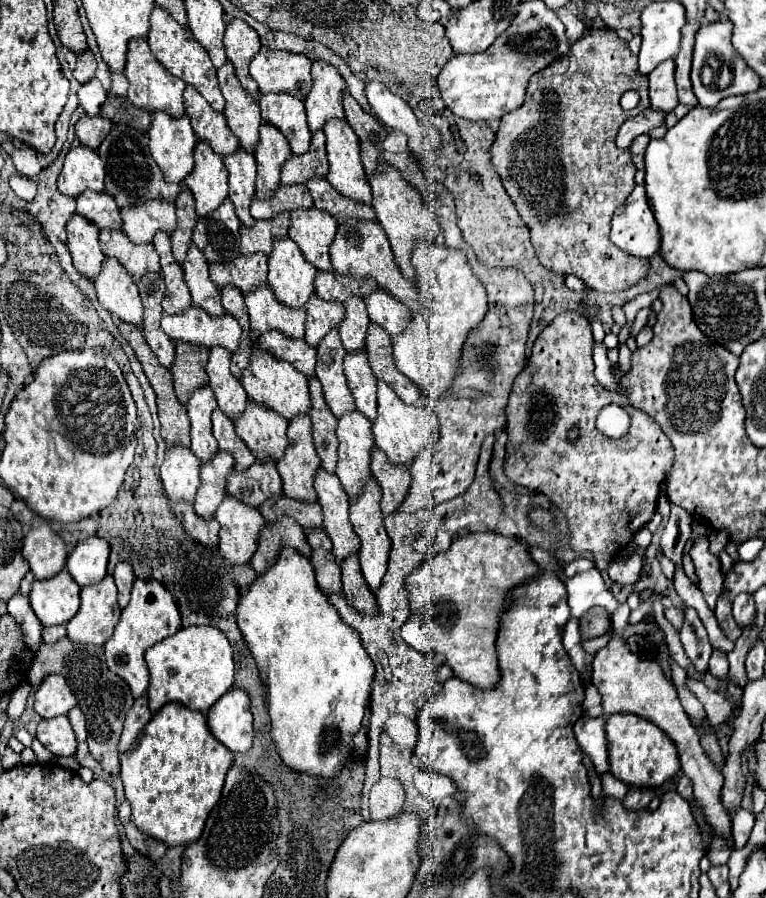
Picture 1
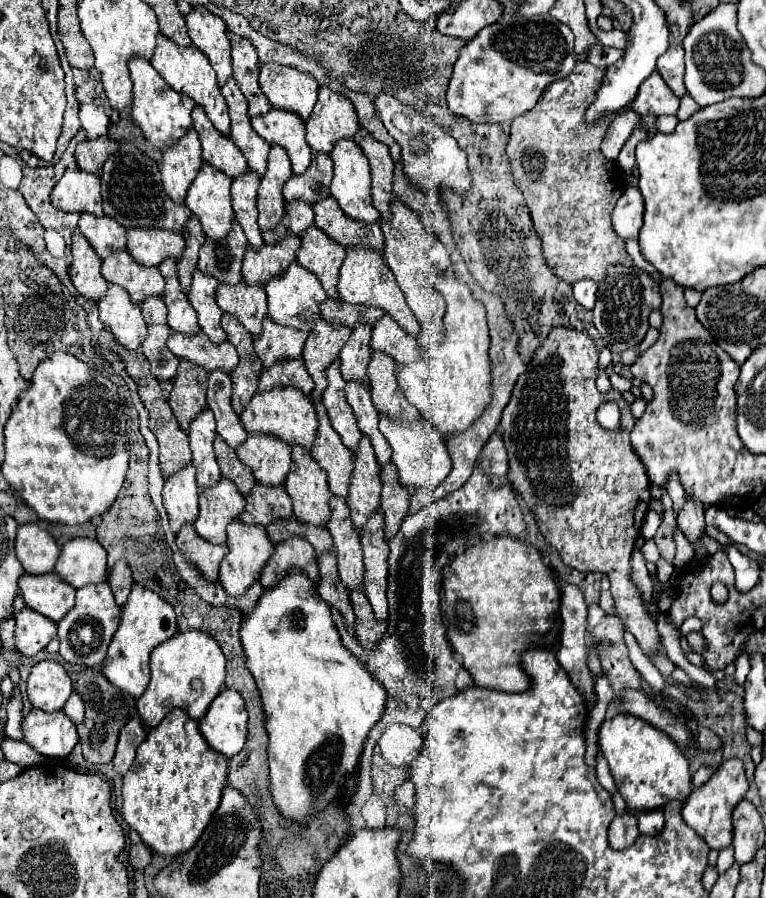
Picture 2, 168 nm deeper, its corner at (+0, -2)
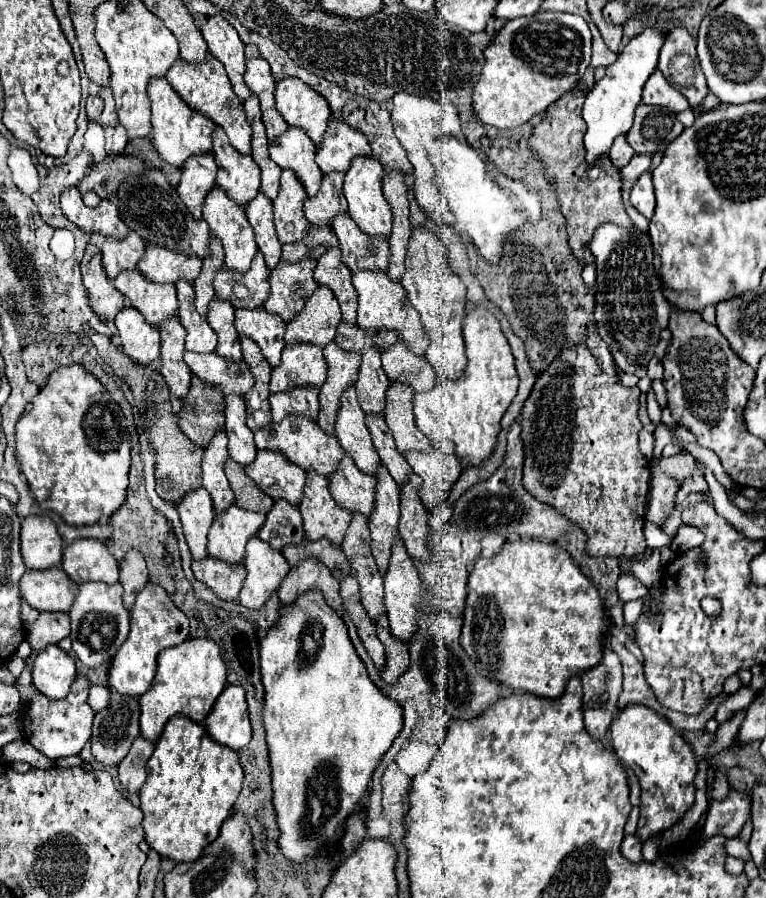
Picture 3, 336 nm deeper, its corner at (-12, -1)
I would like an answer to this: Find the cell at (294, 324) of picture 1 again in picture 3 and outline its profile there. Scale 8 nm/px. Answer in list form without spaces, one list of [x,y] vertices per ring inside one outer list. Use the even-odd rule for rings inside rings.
[[[285,346],[281,364],[273,368],[269,390],[271,394],[293,388],[321,388],[327,378],[327,362],[317,346]]]

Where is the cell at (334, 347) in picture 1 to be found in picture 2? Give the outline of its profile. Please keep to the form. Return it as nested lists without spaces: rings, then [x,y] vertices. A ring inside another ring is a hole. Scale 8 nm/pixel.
[[[333,361],[325,369],[325,377],[327,377],[327,389],[323,391],[323,405],[329,413],[331,425],[339,433],[343,445],[349,447],[351,451],[355,451],[355,447],[361,439],[361,431],[357,427],[353,409],[349,407],[349,403],[345,399],[345,391],[343,391],[345,383],[343,383],[343,377],[339,371],[339,361]]]

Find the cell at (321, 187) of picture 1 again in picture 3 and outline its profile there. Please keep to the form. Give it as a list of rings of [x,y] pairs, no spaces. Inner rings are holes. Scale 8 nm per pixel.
[[[341,214],[331,224],[335,236],[339,238],[341,262],[351,270],[385,270],[389,262],[389,242],[387,238],[367,236],[349,214]]]

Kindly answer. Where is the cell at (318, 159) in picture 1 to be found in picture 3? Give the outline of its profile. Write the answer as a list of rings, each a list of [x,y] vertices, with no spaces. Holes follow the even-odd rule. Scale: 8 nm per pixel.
[[[327,174],[323,178],[321,190],[315,198],[307,198],[305,216],[315,226],[331,226],[331,220],[347,212],[347,200],[343,196],[343,176]]]

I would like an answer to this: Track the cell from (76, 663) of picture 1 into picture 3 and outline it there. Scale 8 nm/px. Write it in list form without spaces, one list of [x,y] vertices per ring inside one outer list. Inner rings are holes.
[[[111,690],[111,702],[107,708],[95,714],[93,722],[93,736],[91,736],[91,752],[97,762],[103,766],[117,766],[125,754],[129,752],[133,740],[139,736],[139,702],[137,698],[123,696]]]

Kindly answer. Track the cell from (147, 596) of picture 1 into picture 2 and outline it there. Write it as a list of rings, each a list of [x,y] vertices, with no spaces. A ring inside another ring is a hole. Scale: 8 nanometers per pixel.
[[[133,585],[127,603],[123,605],[121,613],[121,625],[117,633],[113,635],[113,641],[109,643],[107,657],[101,663],[103,675],[117,685],[121,691],[131,693],[135,699],[139,699],[149,685],[149,653],[159,643],[167,641],[177,633],[177,619],[173,607],[163,601],[155,591],[145,589],[141,585]]]

